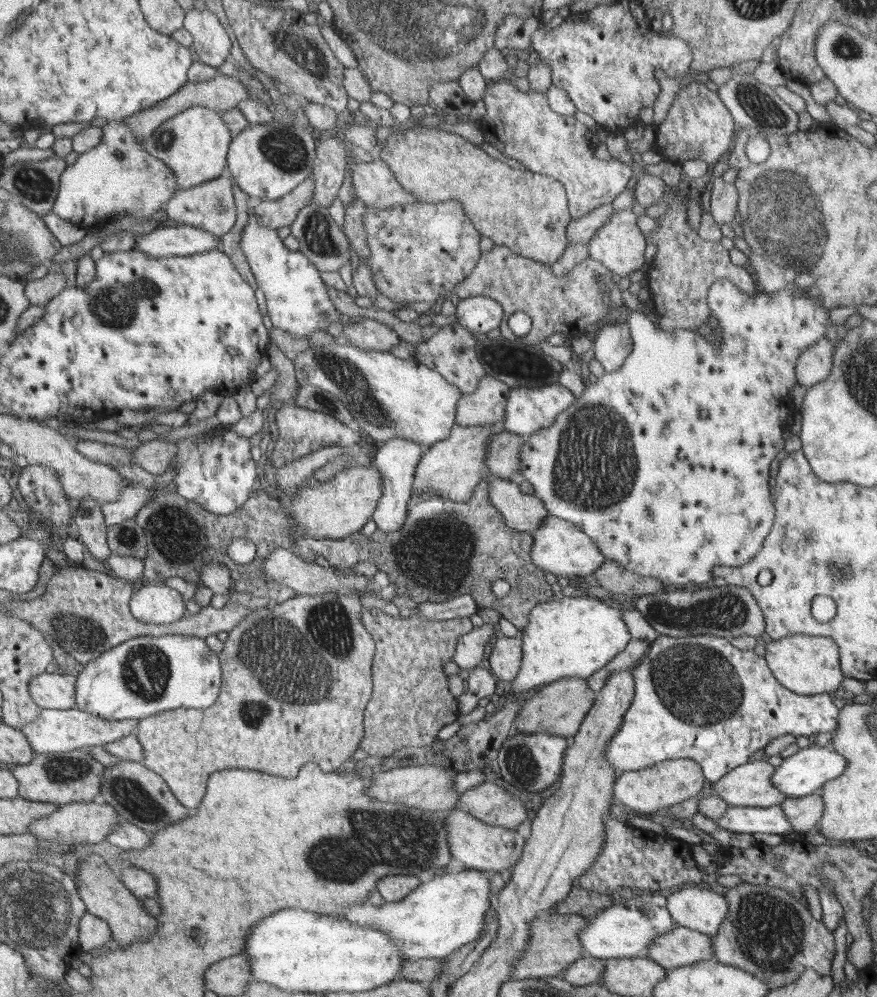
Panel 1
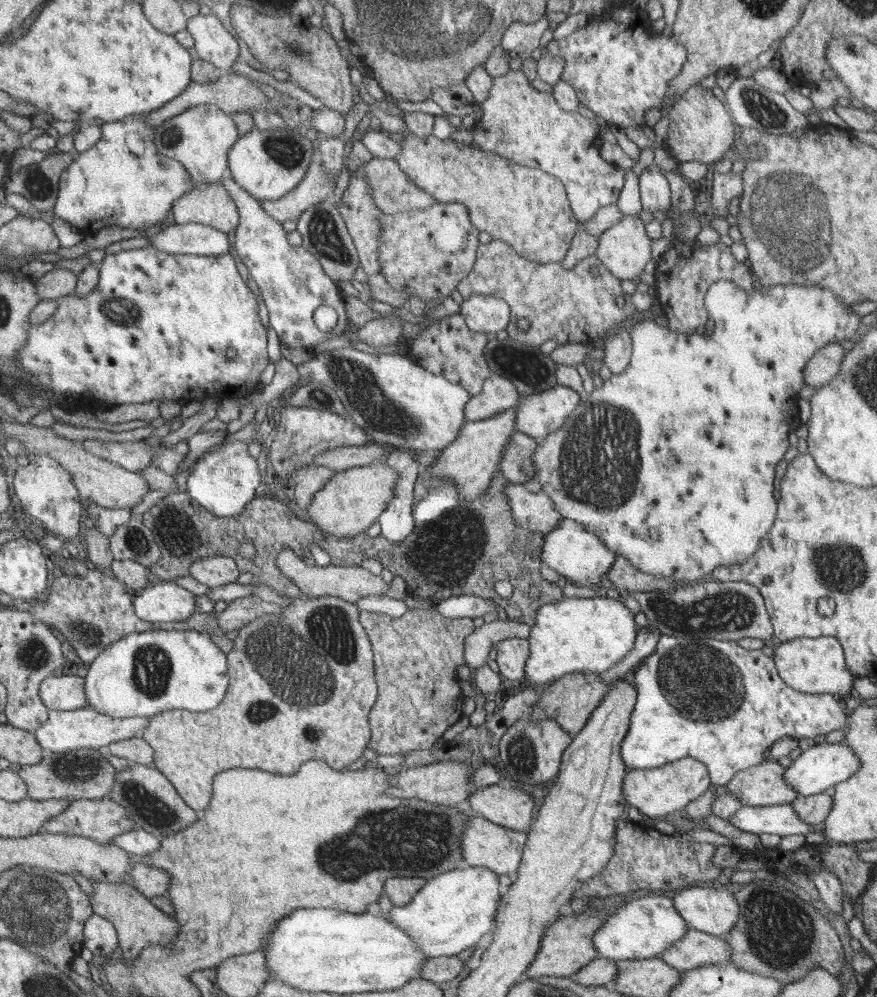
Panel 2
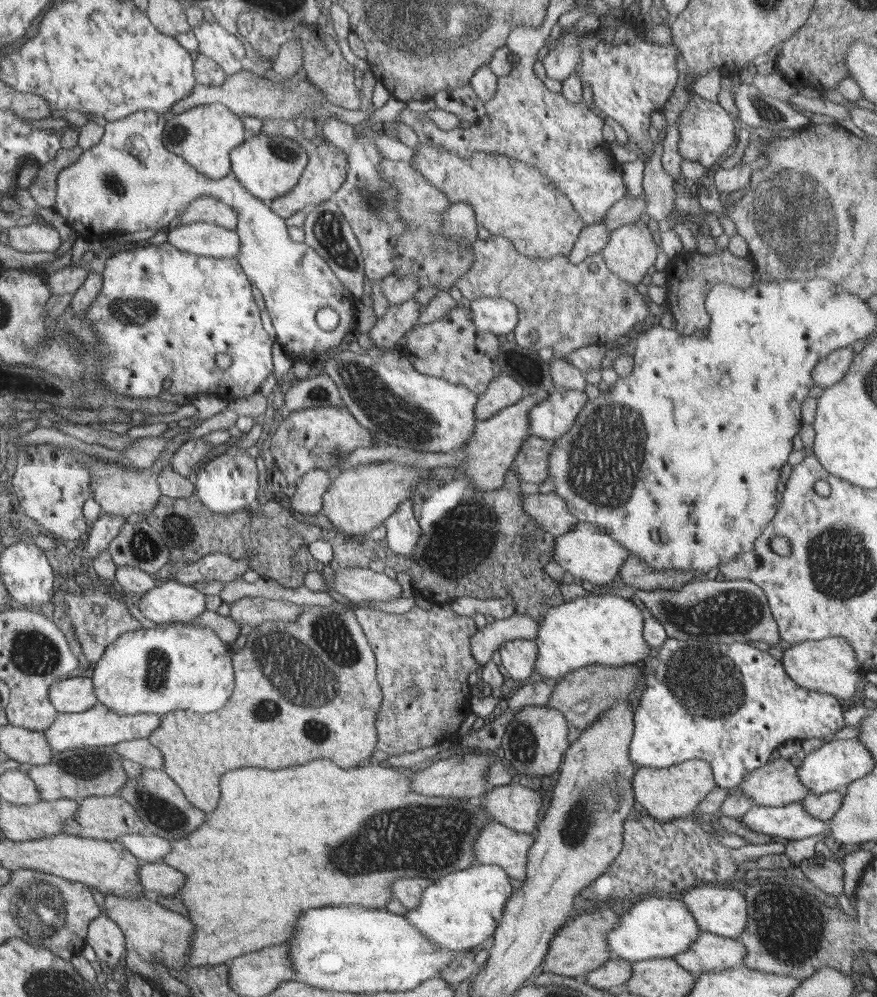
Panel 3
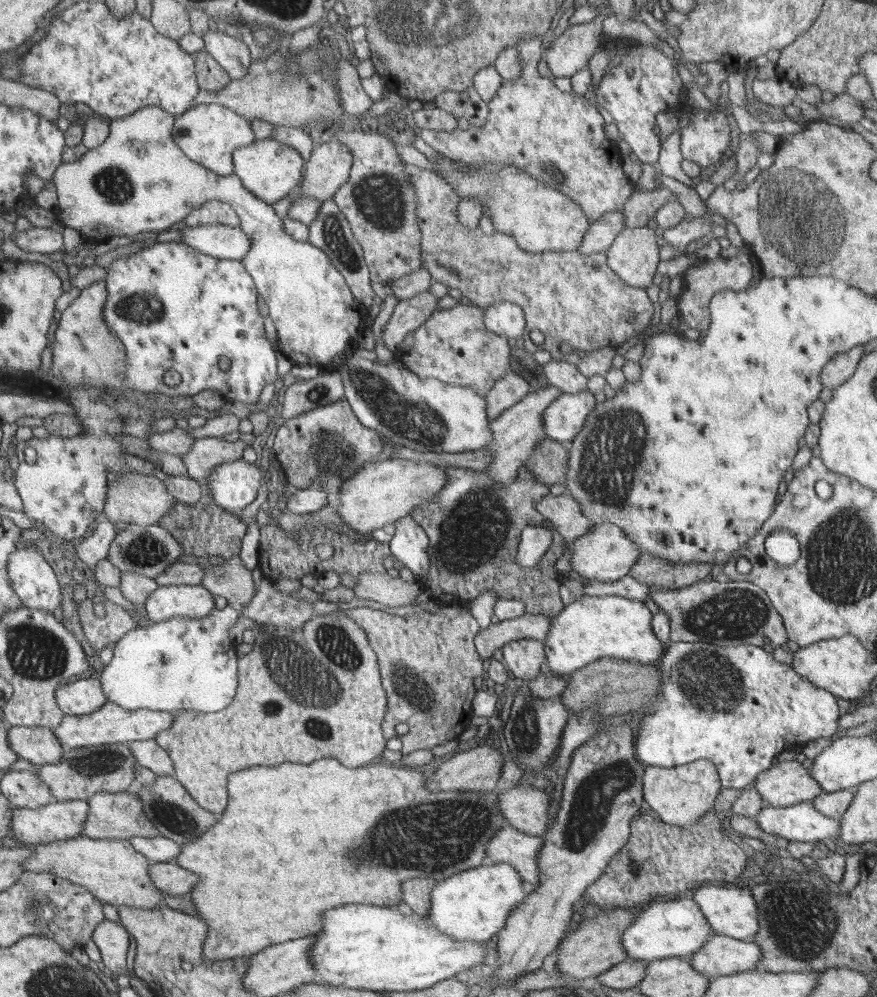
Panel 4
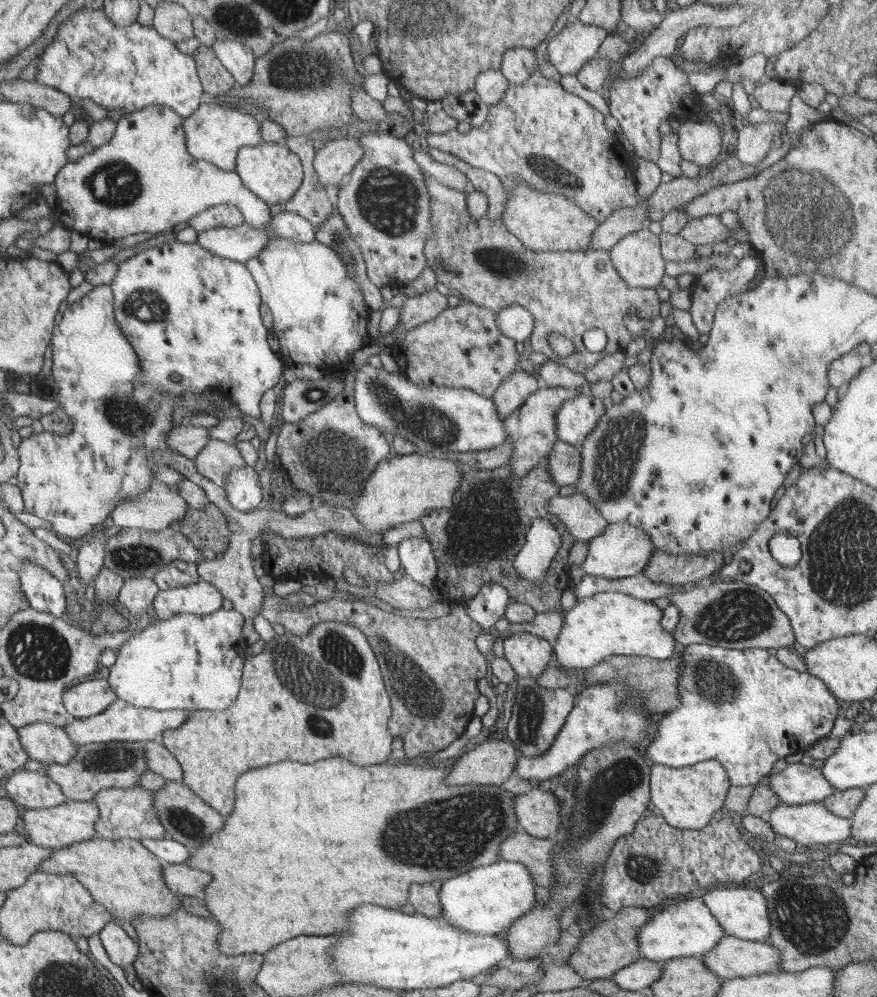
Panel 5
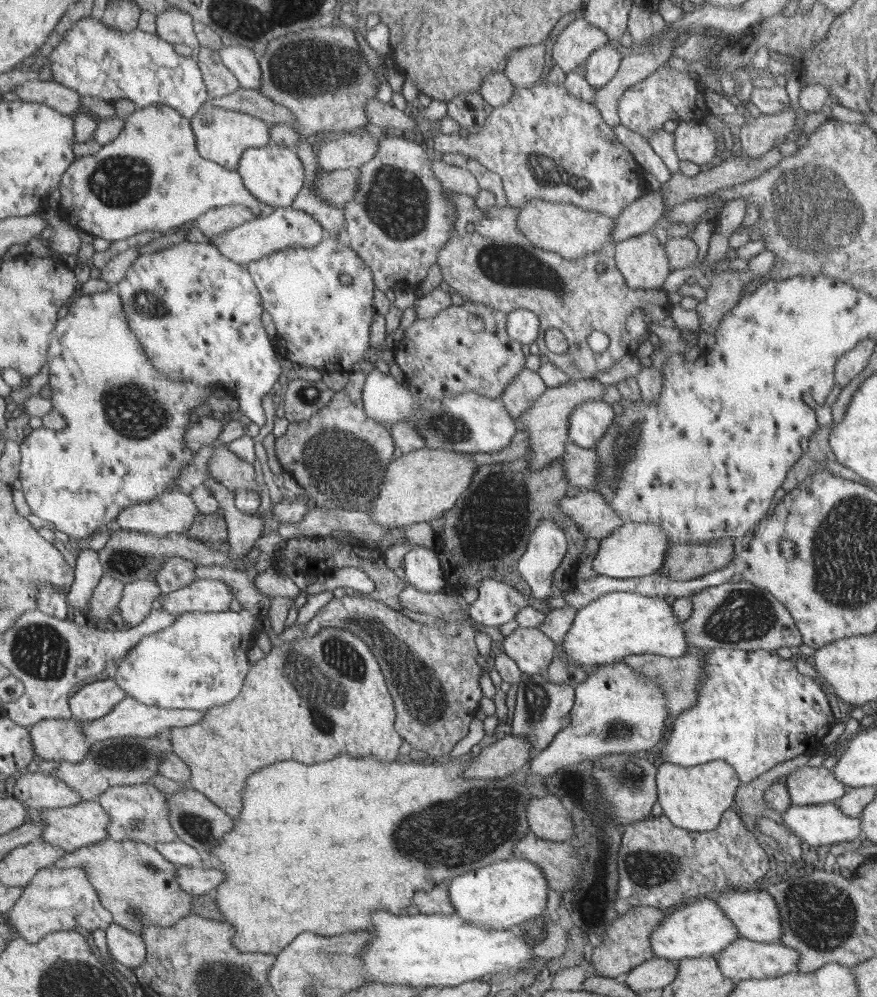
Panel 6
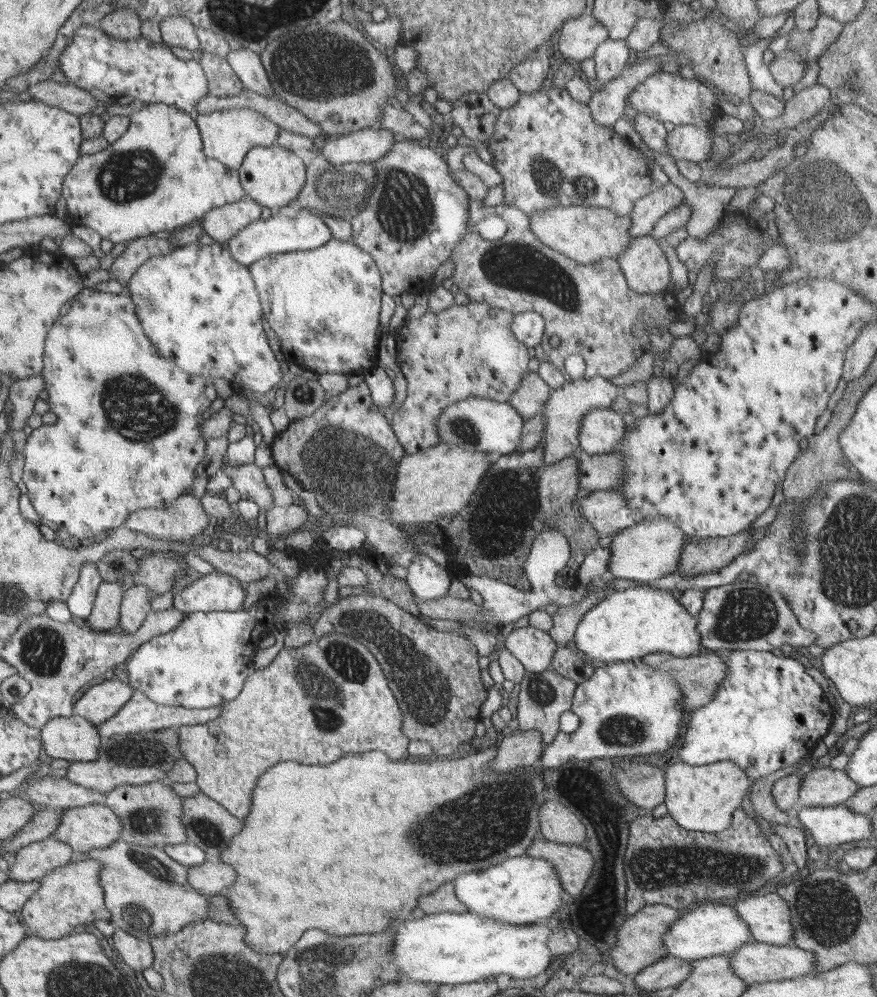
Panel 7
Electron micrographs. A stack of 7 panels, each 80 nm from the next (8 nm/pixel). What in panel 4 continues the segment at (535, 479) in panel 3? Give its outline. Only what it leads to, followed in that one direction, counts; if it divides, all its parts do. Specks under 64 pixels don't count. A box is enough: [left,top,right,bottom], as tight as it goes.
[526,437,569,486]

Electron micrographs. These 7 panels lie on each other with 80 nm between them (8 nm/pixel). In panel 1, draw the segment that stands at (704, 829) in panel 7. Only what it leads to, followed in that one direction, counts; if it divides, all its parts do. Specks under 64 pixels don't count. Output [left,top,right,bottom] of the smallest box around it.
[615,758,704,815]

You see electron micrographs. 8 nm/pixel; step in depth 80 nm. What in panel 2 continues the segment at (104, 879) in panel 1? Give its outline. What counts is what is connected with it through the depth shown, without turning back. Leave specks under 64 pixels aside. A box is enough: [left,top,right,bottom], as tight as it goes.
[89,881,181,962]

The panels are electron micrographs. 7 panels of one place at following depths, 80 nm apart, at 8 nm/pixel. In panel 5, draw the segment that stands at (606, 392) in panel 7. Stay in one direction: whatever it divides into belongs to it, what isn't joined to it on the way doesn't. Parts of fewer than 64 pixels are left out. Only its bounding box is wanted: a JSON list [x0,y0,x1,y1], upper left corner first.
[502,384,591,478]

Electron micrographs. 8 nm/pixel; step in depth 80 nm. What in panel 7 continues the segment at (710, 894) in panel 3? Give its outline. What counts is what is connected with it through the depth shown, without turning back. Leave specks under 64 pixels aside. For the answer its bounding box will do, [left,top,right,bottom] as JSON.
[726,891,794,946]

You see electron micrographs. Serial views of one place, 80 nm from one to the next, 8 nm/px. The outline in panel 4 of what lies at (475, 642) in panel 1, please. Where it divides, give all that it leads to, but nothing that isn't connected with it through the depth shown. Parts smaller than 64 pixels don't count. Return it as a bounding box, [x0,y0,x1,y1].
[476,613,552,661]

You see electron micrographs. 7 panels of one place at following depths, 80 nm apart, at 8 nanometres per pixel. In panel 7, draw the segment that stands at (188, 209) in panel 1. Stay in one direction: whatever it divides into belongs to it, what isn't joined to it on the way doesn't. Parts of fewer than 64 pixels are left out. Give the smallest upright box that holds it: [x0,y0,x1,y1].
[200,196,262,243]

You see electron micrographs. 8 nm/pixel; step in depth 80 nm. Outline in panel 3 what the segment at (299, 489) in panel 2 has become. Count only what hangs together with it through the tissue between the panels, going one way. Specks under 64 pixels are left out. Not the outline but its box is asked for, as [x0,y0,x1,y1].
[292,467,333,515]

